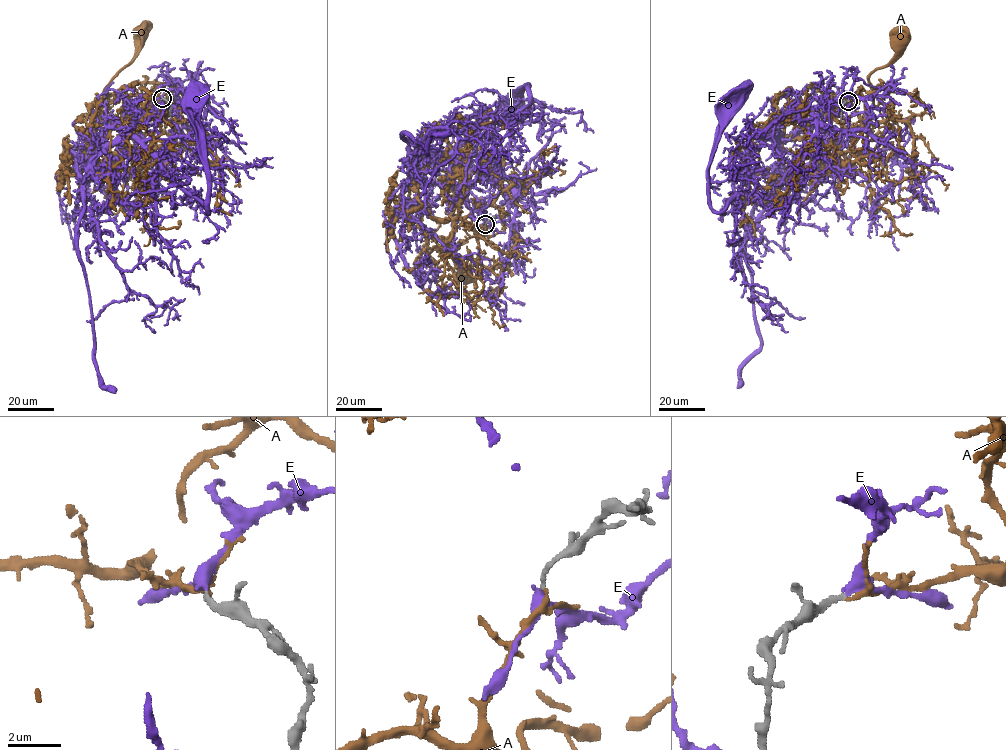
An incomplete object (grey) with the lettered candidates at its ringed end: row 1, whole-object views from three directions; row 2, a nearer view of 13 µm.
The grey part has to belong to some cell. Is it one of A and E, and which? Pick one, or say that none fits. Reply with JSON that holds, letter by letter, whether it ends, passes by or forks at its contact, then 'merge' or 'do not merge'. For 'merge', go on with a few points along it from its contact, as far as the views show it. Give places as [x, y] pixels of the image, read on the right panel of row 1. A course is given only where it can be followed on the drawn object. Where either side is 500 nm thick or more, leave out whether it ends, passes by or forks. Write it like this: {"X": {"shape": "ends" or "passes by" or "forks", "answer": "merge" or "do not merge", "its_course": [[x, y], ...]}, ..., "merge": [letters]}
{"A": {"shape": "passes by", "answer": "do not merge"}, "E": {"shape": "passes by", "answer": "merge", "its_course": [[848, 101], [851, 94], [842, 91], [791, 113], [754, 152], [736, 195], [716, 211], [708, 166], [734, 98]]}, "merge": ["E"]}

